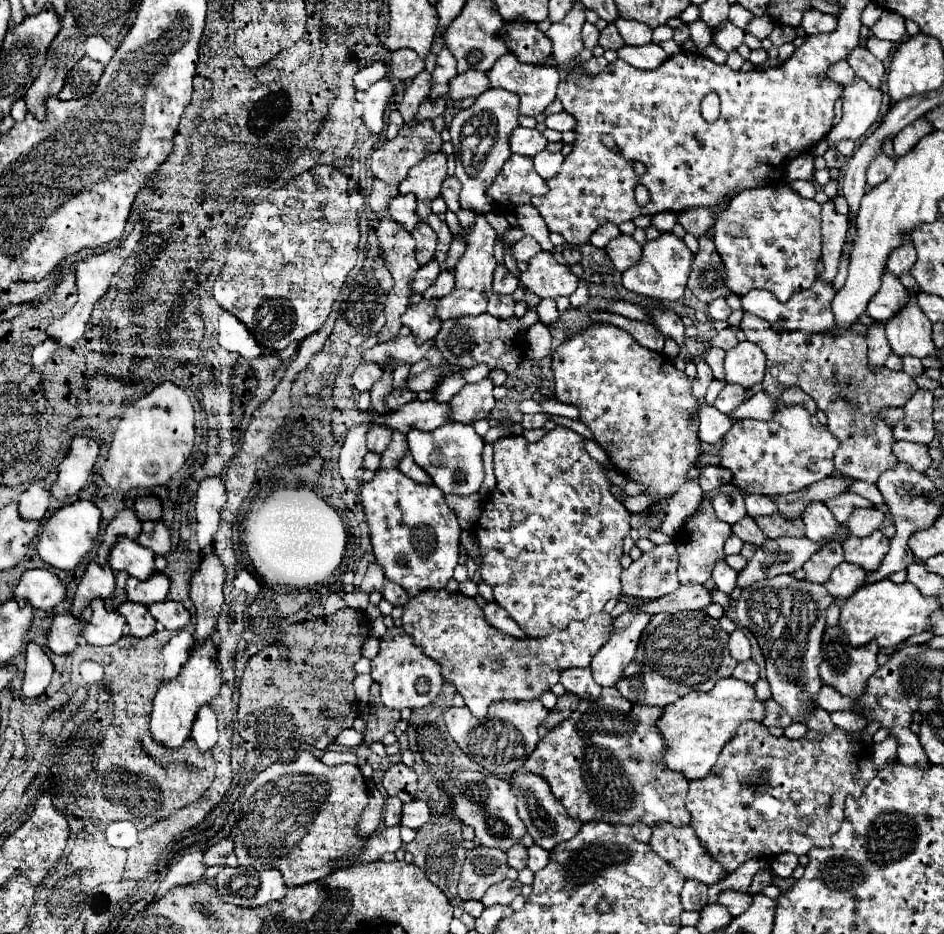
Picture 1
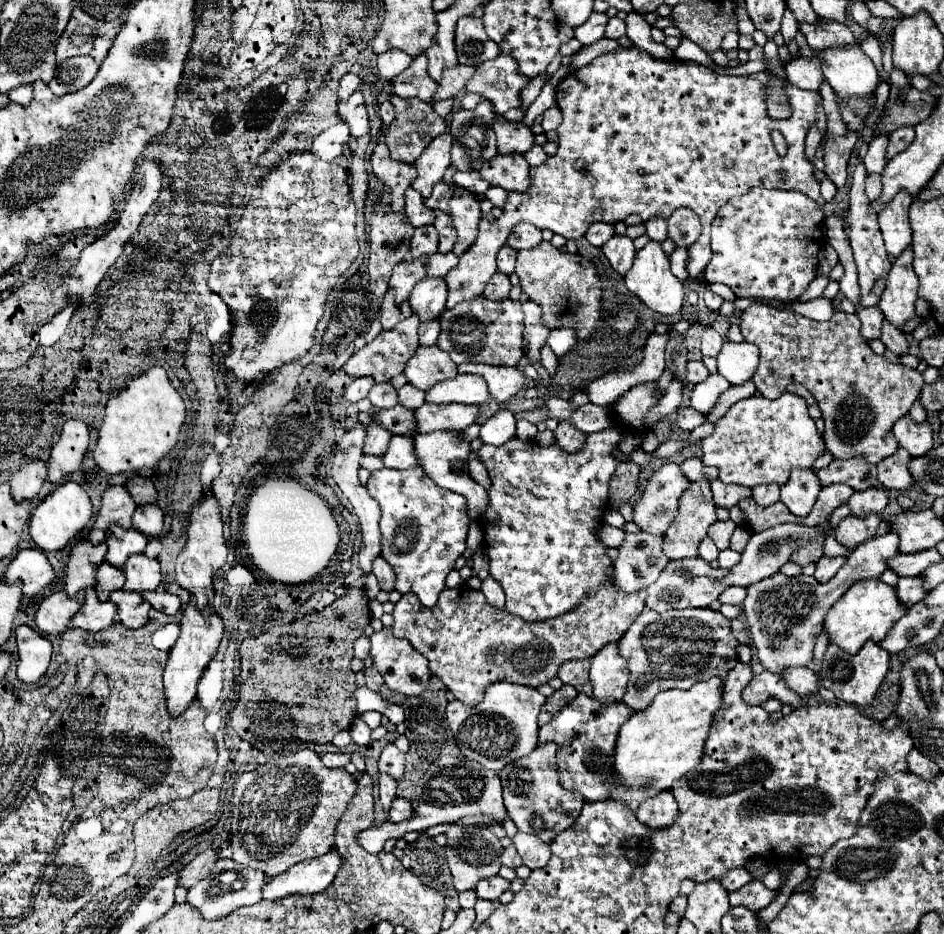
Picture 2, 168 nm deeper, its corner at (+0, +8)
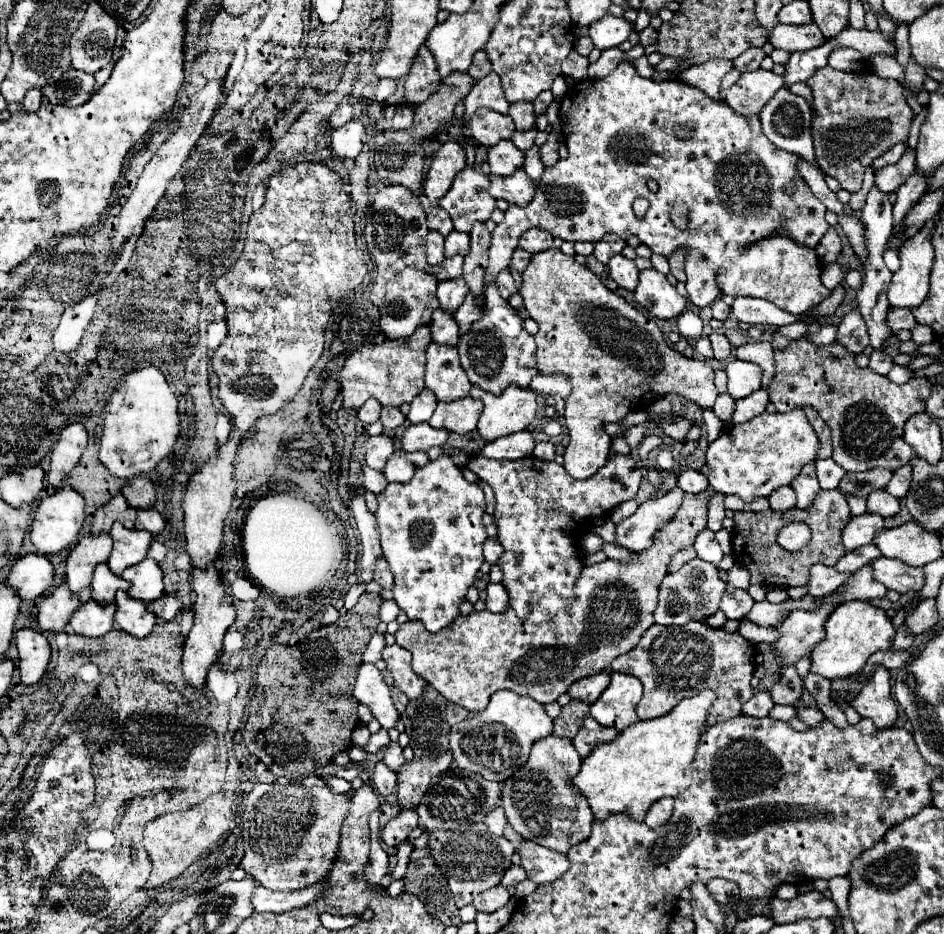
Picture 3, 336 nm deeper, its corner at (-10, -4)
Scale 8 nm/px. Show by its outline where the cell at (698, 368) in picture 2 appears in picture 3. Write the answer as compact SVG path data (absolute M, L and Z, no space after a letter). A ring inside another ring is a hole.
M550 248L532 256L528 268L522 272L522 298L530 318L540 326L536 334L536 360L542 374L562 372L572 380L572 394L566 398L564 422L568 426L570 444L564 452L564 468L572 478L590 478L606 462L610 454L610 436L604 432L604 422L618 422L630 410L646 410L656 398L676 392L696 402L700 408L712 408L718 392L714 386L714 370L706 360L684 358L680 352L666 346L656 322L632 308L624 298L608 290L602 280L588 268L578 264L572 256Z

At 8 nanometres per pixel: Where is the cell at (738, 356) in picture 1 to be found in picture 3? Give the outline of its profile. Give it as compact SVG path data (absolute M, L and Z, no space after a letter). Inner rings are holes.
M732 360L726 366L726 374L728 374L728 394L738 400L738 398L746 398L748 394L756 392L762 388L762 368L754 362L746 362L746 360Z

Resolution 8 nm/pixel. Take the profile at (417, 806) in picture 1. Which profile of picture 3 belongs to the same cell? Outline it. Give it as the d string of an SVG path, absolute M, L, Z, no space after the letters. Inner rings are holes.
M404 810L400 812L396 818L392 818L384 830L382 830L382 840L388 846L398 846L400 842L404 842L410 832L418 826L418 812L416 810Z

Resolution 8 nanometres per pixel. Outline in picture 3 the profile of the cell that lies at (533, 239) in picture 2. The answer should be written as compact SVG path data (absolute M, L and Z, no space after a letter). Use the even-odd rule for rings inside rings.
M534 228L534 230L530 230L530 232L526 232L526 234L520 236L518 246L522 250L530 252L530 254L538 254L538 252L544 252L544 250L552 248L552 240L554 238L548 232L542 232L542 230Z

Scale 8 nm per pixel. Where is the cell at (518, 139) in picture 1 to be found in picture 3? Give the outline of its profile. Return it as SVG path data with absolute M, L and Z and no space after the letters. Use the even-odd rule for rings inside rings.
M500 140L488 150L490 172L498 176L510 176L514 170L524 166L524 160L526 154L520 148L516 148L510 140Z

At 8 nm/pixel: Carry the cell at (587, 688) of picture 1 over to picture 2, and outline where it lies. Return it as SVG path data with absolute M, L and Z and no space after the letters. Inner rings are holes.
M570 660L570 662L560 666L558 678L564 684L574 686L578 692L584 692L584 694L592 696L592 686L590 686L590 680L588 680L588 672L590 672L590 660Z

